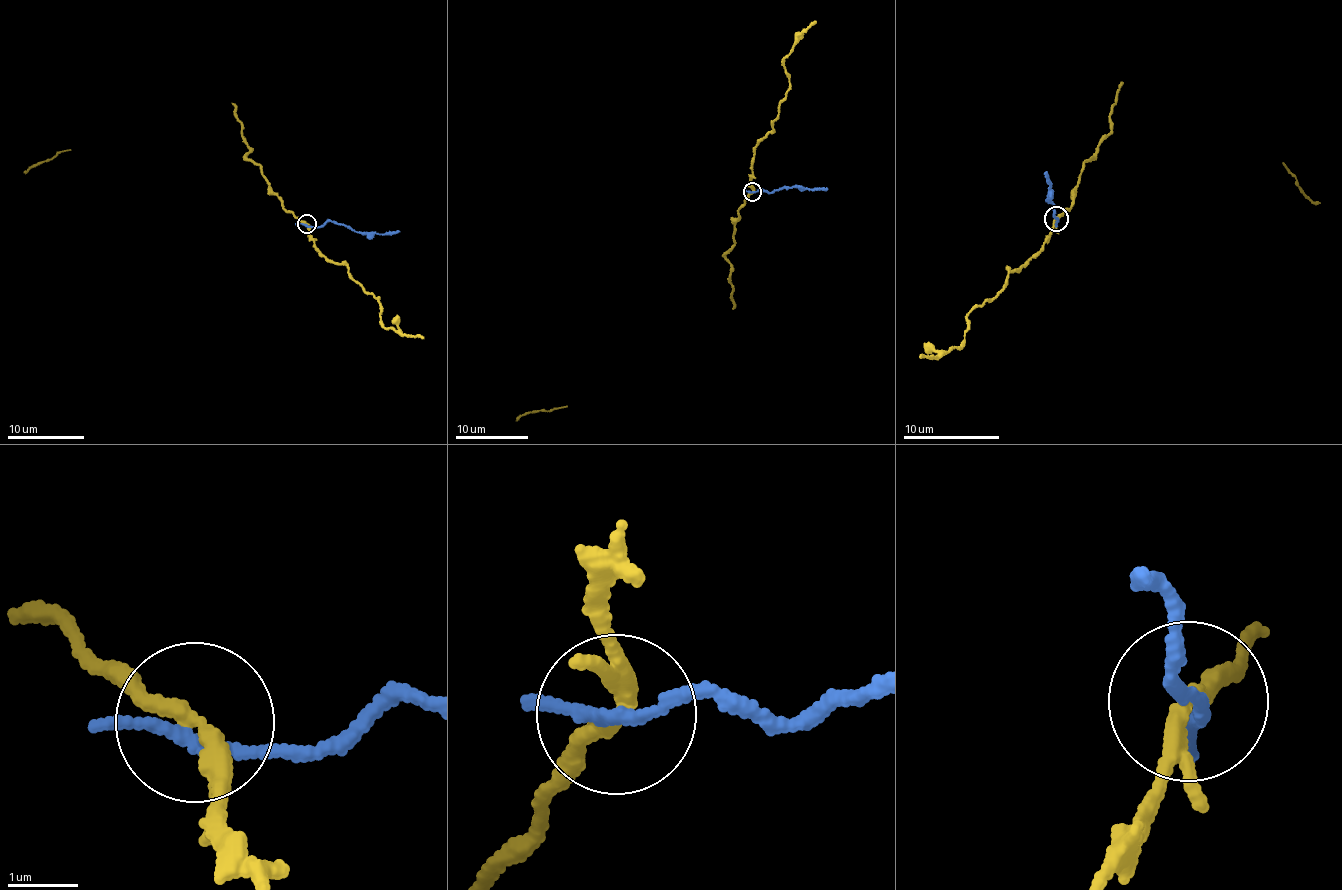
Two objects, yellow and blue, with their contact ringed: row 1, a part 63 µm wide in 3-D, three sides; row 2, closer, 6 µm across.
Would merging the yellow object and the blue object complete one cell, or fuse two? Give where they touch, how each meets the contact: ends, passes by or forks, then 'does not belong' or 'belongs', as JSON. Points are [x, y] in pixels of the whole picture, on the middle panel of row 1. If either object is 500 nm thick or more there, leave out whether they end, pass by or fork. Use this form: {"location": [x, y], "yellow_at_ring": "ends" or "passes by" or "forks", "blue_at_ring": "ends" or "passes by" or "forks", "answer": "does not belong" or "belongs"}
{"location": [752, 192], "yellow_at_ring": "passes by", "blue_at_ring": "passes by", "answer": "does not belong"}

